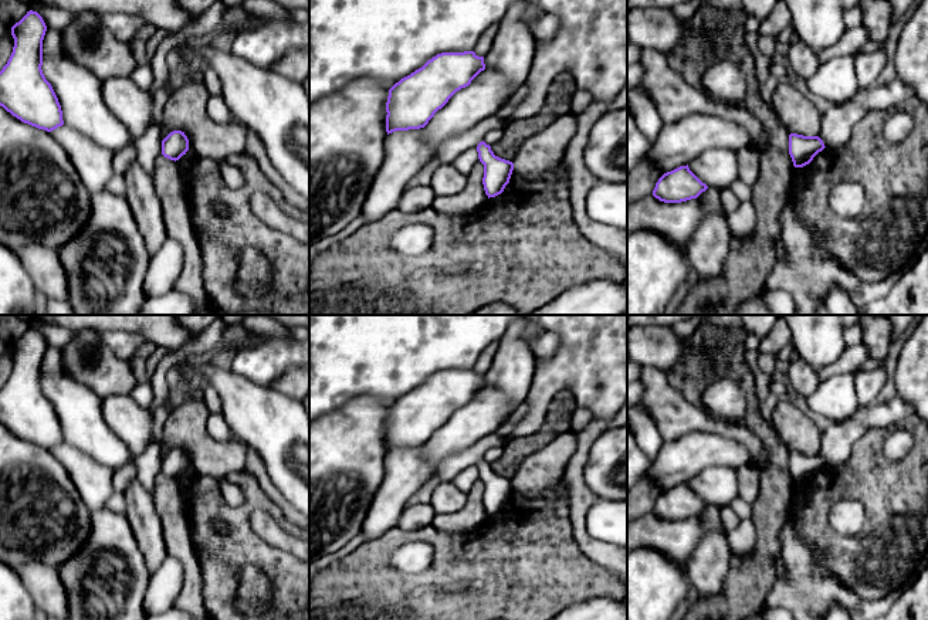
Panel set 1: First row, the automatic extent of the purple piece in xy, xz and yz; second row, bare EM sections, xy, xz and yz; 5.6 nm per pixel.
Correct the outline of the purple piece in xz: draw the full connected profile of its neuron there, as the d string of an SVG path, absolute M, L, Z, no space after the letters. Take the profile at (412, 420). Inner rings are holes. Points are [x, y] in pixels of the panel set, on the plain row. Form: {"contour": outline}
{"contour": "M474 369L441 370L389 407L386 450L424 445L448 417L485 387Z"}

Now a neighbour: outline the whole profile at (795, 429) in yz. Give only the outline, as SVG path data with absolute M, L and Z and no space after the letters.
M779 397L772 413L772 423L773 430L789 451L819 454L822 431L789 400Z

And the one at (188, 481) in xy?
M184 451L189 457L189 468L179 477L176 481L179 482L180 491L184 498L186 511L189 516L189 511L194 504L194 492L197 489L197 480L201 475L197 470L197 463L193 460L192 453Z

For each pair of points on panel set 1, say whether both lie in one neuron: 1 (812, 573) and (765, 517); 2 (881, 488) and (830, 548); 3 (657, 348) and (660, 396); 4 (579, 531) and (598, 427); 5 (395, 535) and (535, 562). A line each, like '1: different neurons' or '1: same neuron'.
1: different neurons
2: same neuron
3: different neurons
4: same neuron
5: same neuron

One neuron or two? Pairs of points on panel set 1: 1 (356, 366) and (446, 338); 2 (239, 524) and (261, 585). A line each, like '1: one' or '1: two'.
1: one
2: two

